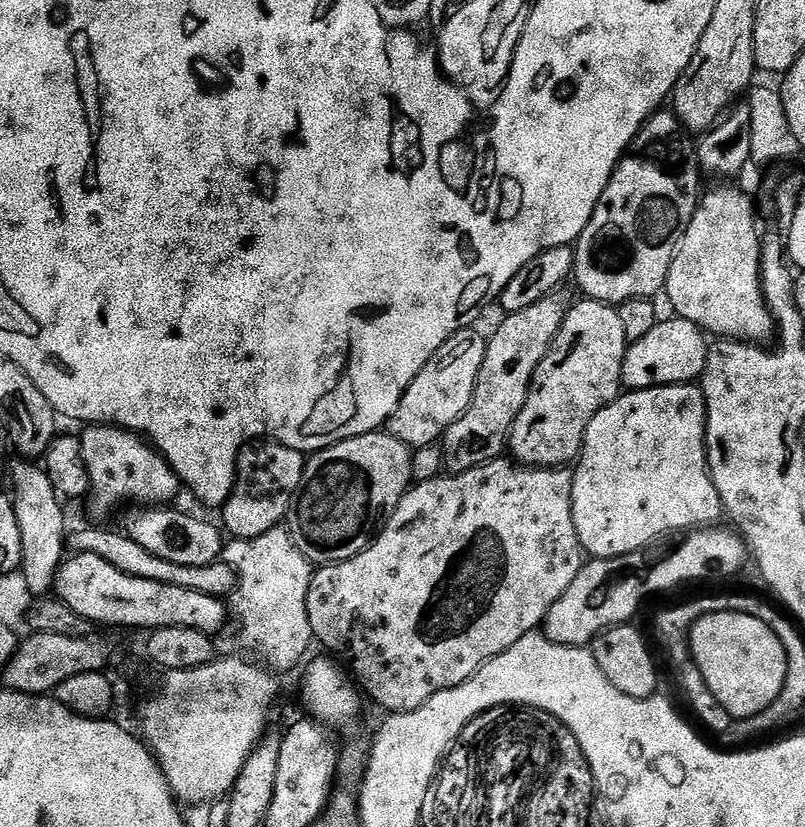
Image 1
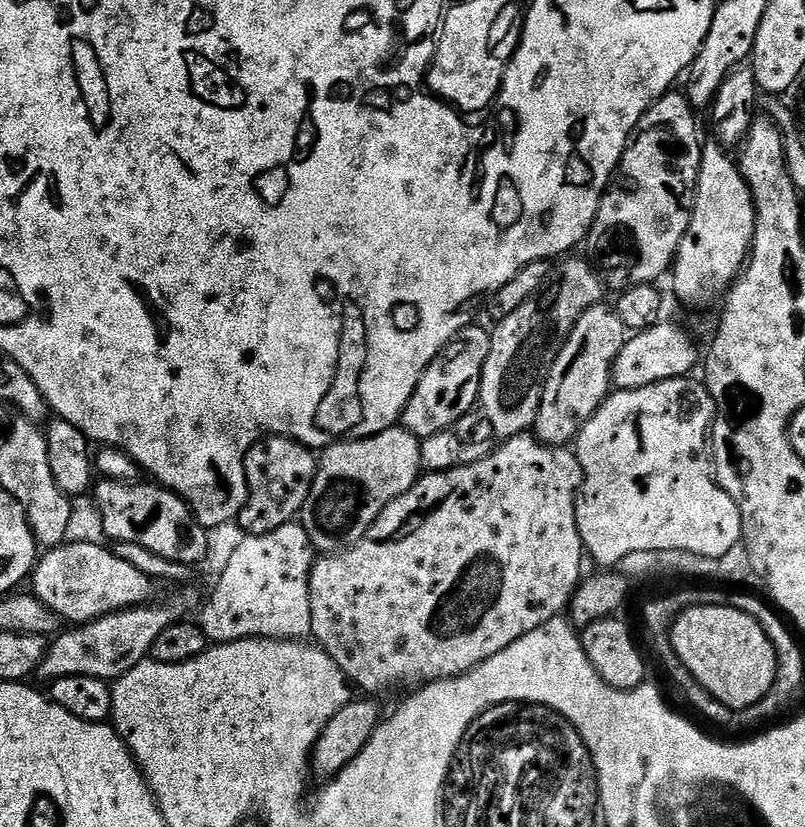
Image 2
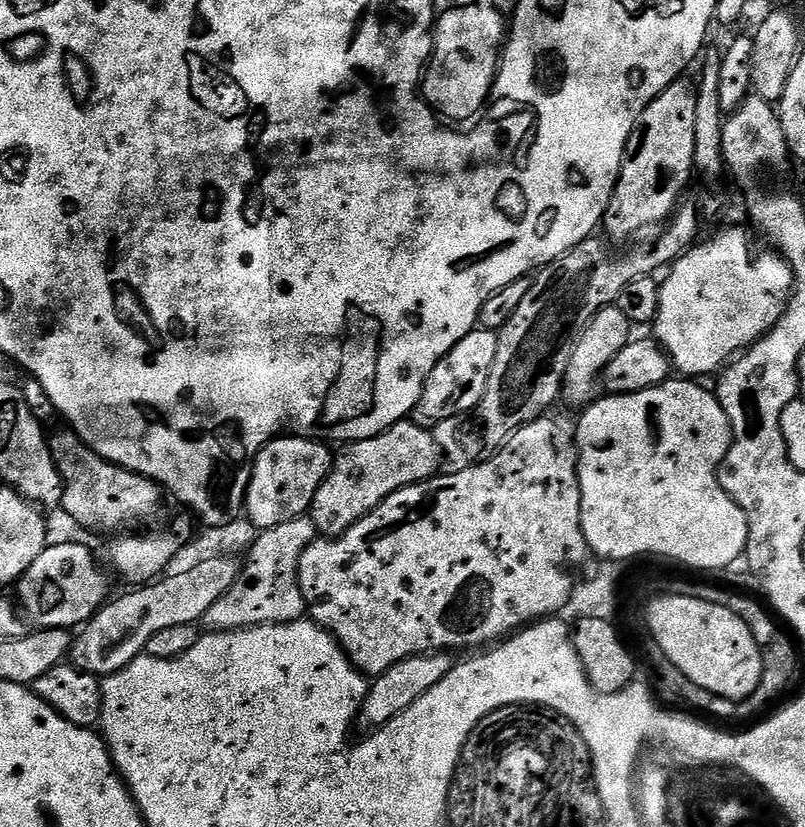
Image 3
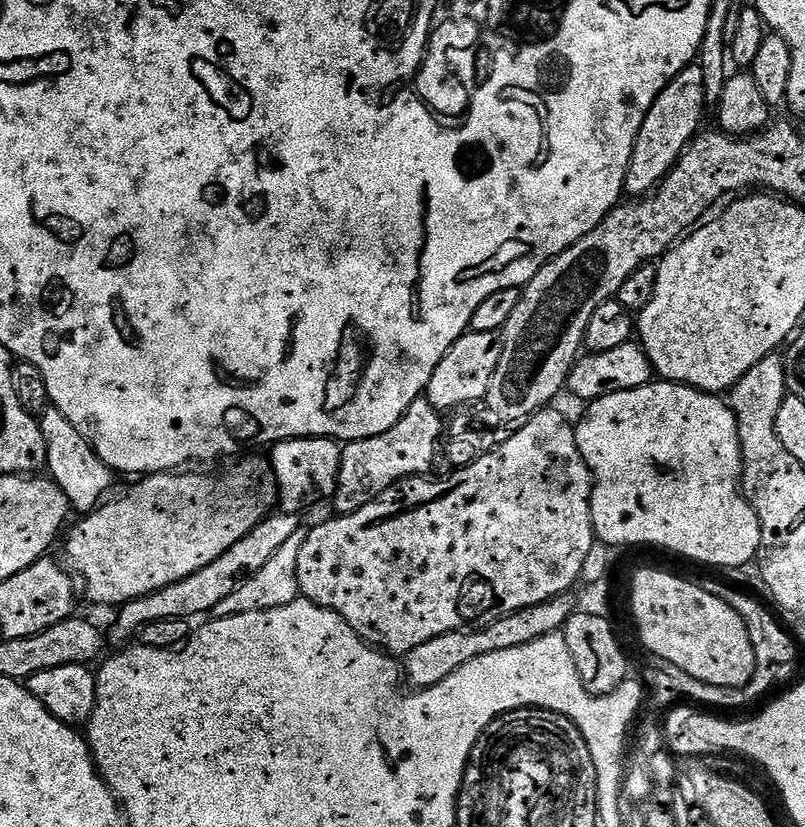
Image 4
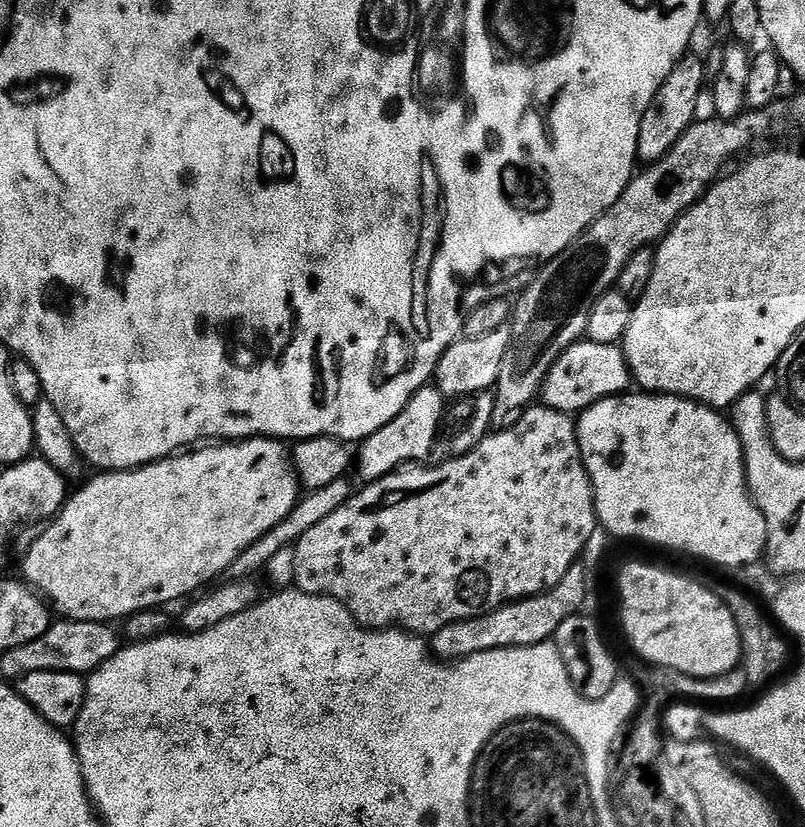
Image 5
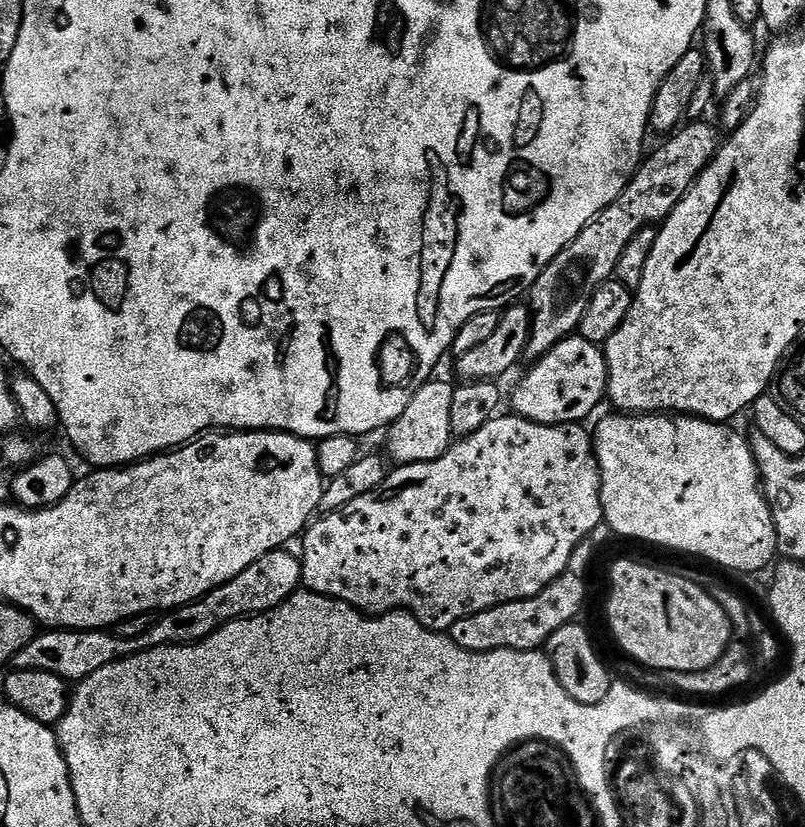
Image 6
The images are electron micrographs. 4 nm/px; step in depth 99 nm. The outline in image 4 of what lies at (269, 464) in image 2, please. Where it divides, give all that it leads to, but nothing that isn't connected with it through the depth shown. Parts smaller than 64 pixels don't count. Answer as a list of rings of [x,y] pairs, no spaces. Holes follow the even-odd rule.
[[[303,436],[297,440],[282,440],[271,445],[272,473],[276,476],[278,508],[284,514],[300,514],[325,492],[335,497],[340,473],[341,445],[327,436]]]

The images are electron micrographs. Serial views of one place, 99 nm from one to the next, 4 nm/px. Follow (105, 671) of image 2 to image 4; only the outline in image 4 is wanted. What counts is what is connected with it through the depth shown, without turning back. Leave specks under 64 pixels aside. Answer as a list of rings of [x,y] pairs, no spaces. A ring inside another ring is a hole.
[[[273,514],[268,519],[254,526],[246,538],[234,542],[222,558],[210,562],[202,570],[190,574],[190,578],[182,578],[182,582],[174,582],[154,594],[146,594],[137,600],[131,600],[123,605],[116,616],[116,625],[112,628],[112,636],[116,640],[128,640],[135,637],[150,622],[158,622],[166,618],[188,620],[192,616],[211,613],[224,599],[234,594],[245,582],[254,577],[266,562],[273,558],[285,541],[302,528],[301,517],[296,514]]]

